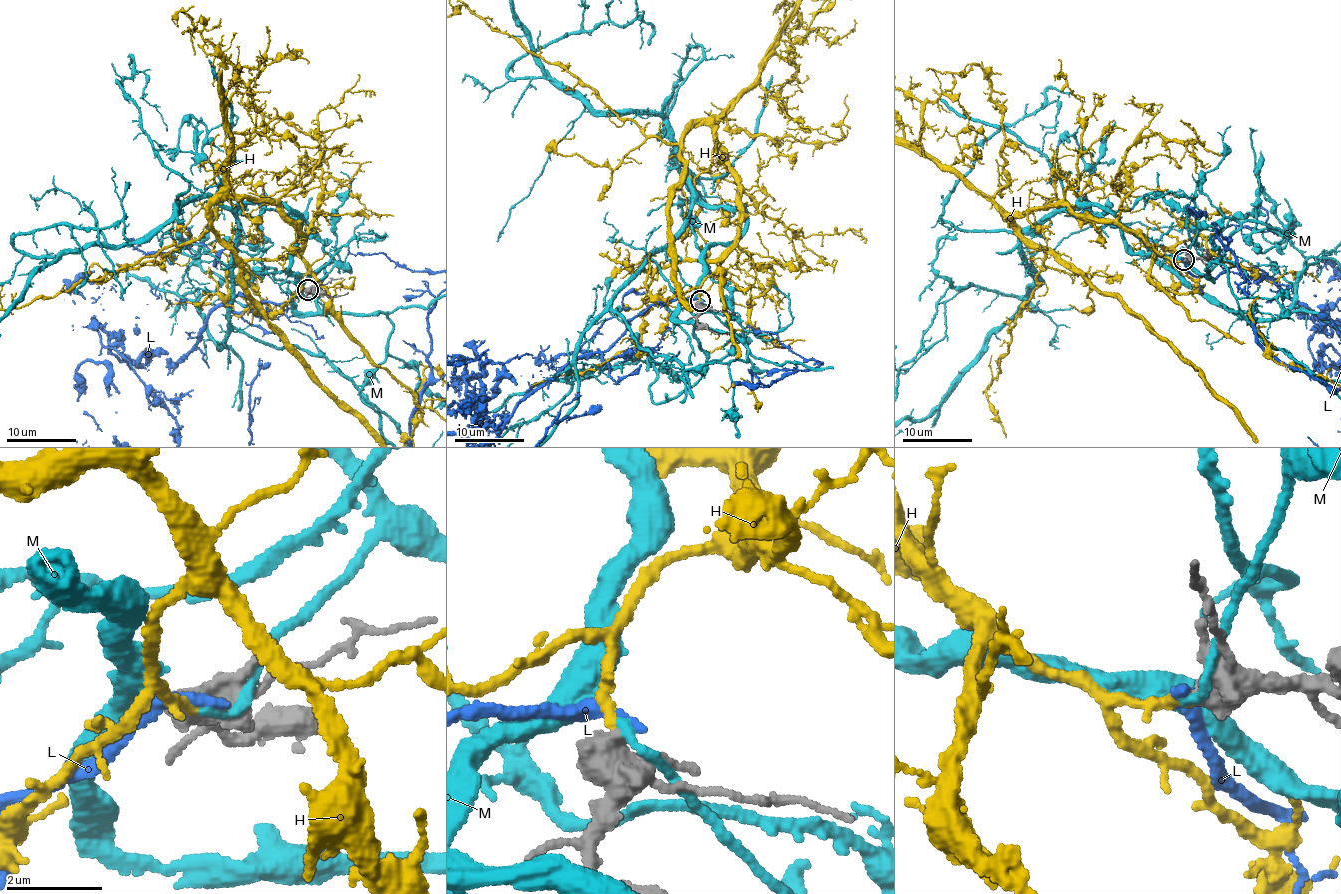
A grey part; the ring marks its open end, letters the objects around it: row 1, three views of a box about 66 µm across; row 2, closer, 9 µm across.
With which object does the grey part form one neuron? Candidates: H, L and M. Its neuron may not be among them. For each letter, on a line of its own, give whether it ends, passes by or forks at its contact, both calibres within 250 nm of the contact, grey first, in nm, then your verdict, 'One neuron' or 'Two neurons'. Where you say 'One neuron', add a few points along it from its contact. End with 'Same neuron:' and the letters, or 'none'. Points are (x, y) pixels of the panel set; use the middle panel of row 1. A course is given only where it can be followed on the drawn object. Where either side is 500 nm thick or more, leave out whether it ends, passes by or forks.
H: Thickness 650 nm (grey) against 150 nm. One neuron
L: Thickness 650 nm (grey) against 280 nm. Two neurons
M: Thickness 650 nm (grey) against 150 nm. Two neurons
Same neuron: H

